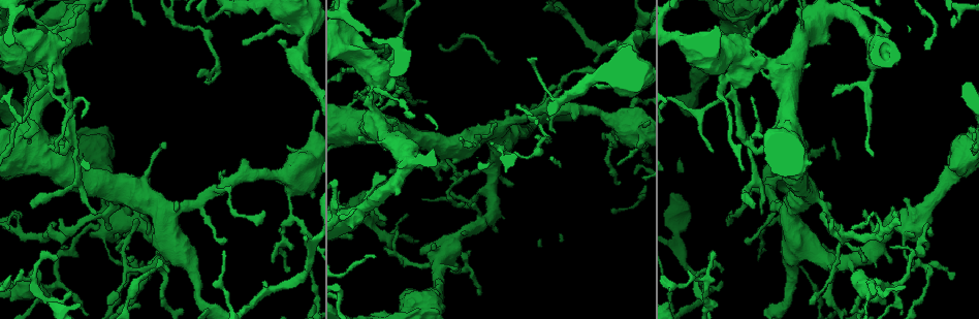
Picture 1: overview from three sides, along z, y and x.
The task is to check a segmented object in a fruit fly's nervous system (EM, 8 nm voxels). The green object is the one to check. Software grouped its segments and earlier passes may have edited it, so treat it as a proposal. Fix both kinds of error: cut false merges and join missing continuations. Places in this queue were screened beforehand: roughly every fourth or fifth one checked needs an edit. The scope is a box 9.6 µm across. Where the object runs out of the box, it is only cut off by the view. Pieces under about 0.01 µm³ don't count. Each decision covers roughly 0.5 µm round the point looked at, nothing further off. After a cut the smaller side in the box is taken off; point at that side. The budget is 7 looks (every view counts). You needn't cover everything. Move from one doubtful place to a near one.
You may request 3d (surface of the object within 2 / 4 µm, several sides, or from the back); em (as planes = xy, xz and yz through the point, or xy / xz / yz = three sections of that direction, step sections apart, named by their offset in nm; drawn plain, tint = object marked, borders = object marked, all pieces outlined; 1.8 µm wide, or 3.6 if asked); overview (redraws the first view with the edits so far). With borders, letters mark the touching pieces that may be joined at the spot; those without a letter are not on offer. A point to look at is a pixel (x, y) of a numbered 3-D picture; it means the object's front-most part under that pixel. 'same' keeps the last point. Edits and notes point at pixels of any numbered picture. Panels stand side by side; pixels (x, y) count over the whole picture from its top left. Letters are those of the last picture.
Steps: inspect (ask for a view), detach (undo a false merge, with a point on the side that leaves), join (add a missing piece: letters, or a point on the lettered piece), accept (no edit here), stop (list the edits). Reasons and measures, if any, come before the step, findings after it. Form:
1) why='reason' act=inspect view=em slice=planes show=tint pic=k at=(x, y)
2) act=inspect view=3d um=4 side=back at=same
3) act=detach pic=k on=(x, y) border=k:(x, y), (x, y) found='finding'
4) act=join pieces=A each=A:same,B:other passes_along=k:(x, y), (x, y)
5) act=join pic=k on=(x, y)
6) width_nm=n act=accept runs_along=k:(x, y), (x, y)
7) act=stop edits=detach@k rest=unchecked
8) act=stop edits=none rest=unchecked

why='three-way junction' act=inspect view=em slice=planes show=borders pic=1 at=(34, 282)

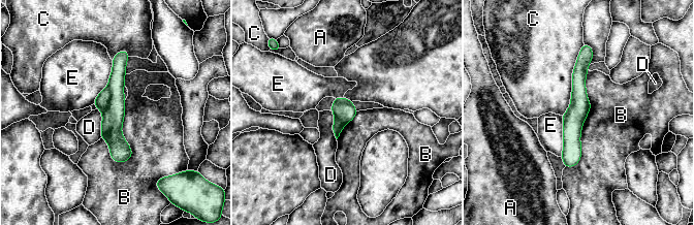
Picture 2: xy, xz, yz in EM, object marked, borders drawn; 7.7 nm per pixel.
act=detach pic=2 on=(101, 102) each=A:other,B:other,C:other,D:other,E:other found='a second neuron is stuck on'

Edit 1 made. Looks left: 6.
why='see it whole again' act=inspect view=overview

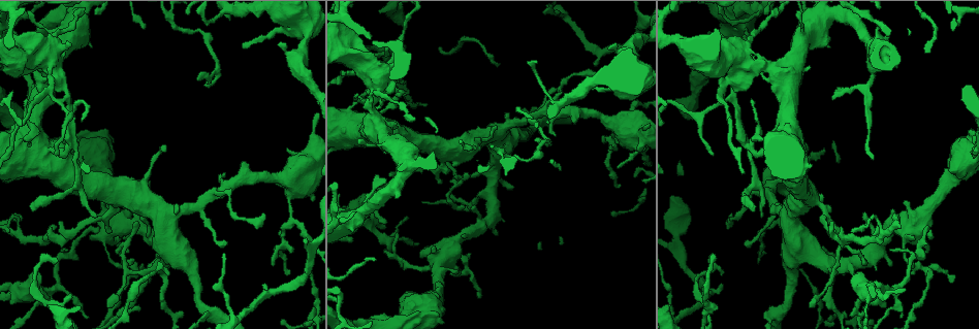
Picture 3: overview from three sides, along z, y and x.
why='sudden change in width' act=inspect view=3d um=4 pic=3 at=(830, 268)

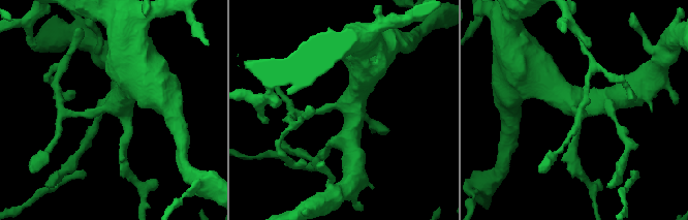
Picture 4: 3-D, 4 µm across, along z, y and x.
why='shape alone is not enough' act=inspect view=em slice=planes show=borders pic=4 at=(354, 112)

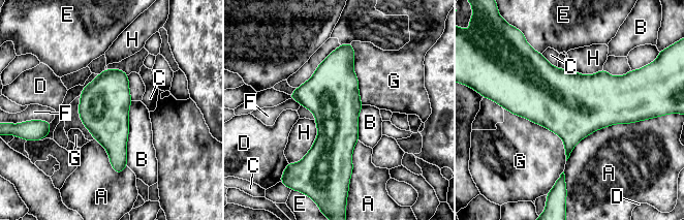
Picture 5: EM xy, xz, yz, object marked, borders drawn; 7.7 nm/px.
act=accept each=A:other,B:other,C:other,D:other,E:other,F:other,G:other,H:other border=5:(132, 101), (128, 118), (126, 165) found='continuous, no second neuron'

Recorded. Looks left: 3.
why='thick end' act=inspect view=em slice=planes show=borders pic=3 at=(637, 152)

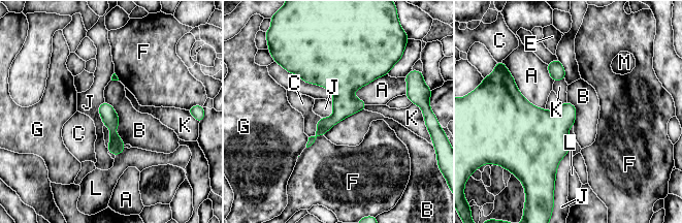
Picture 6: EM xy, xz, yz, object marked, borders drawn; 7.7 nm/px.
longest_contact=B:380nm act=accept each=A:other,B:other,C:other,E:other,F:other,G:other,J:other,K:other,L:other,M:other found='none of them fits'

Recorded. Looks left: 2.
act=stop edits=detach@2 rest=unchecked

